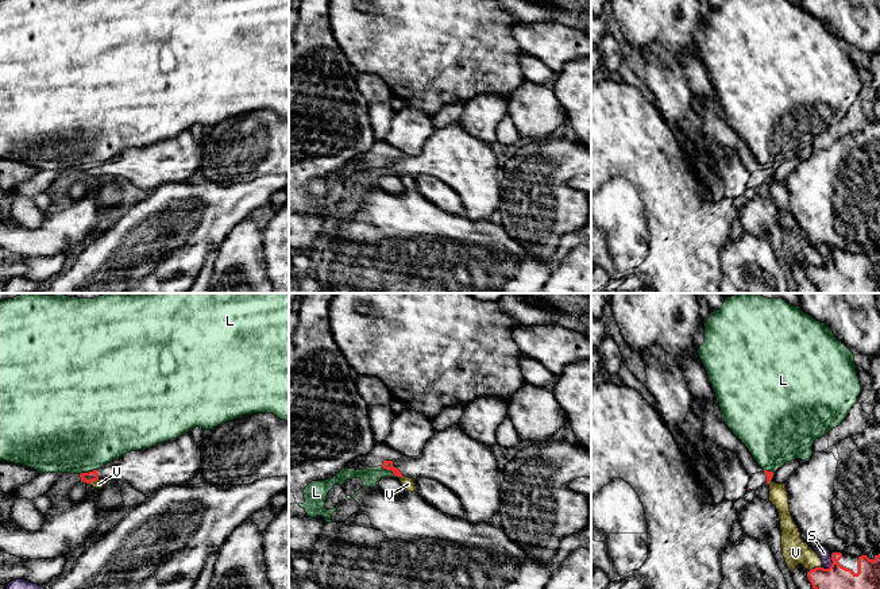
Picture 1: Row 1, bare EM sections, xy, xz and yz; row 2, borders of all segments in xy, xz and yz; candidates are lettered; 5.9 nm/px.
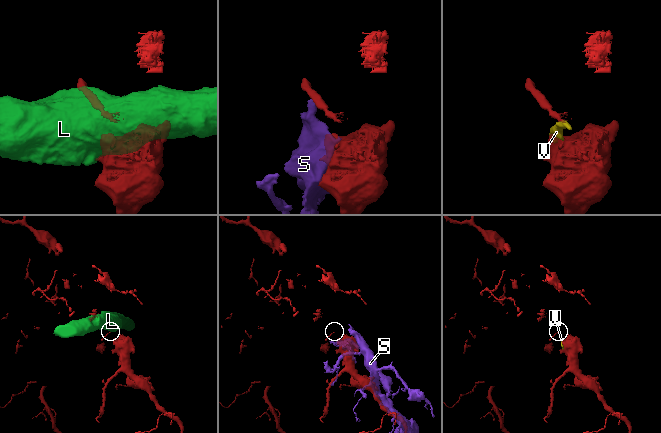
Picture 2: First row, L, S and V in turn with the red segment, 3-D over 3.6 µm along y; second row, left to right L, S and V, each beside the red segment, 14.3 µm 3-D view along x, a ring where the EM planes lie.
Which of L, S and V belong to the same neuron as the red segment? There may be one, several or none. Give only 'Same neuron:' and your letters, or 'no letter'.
Same neuron: no letter

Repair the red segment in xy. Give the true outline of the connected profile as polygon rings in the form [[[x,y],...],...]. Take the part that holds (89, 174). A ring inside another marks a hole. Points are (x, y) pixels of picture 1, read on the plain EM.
[[[189,131],[146,147],[130,149],[103,165],[81,170],[81,178],[121,178],[150,195],[166,184],[185,184],[201,163],[201,145]]]

